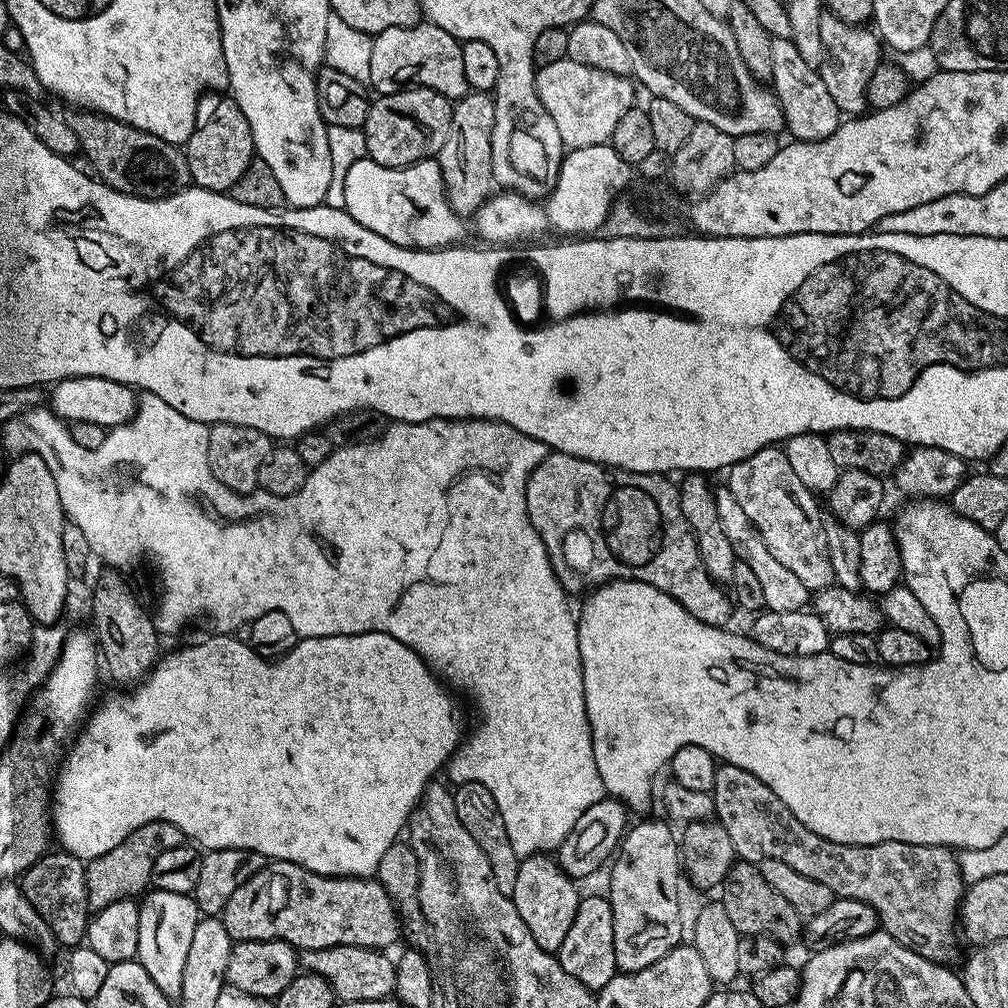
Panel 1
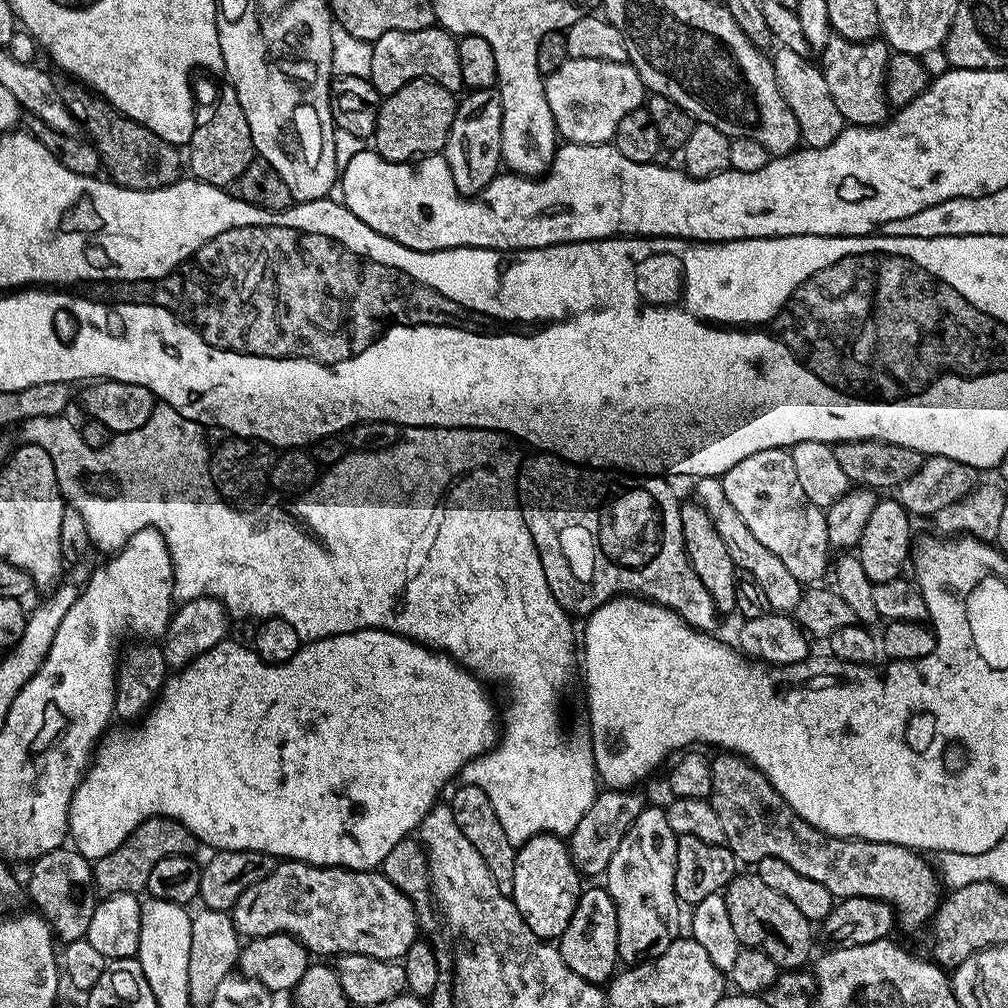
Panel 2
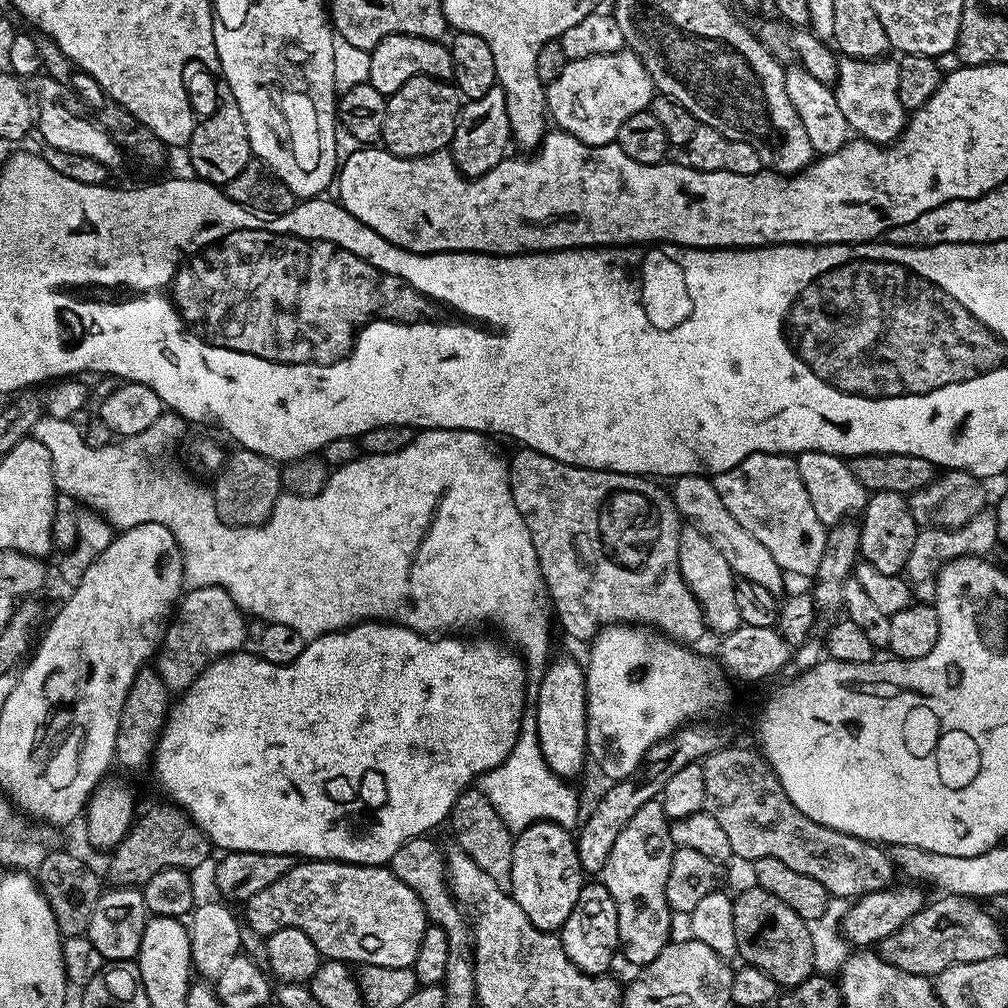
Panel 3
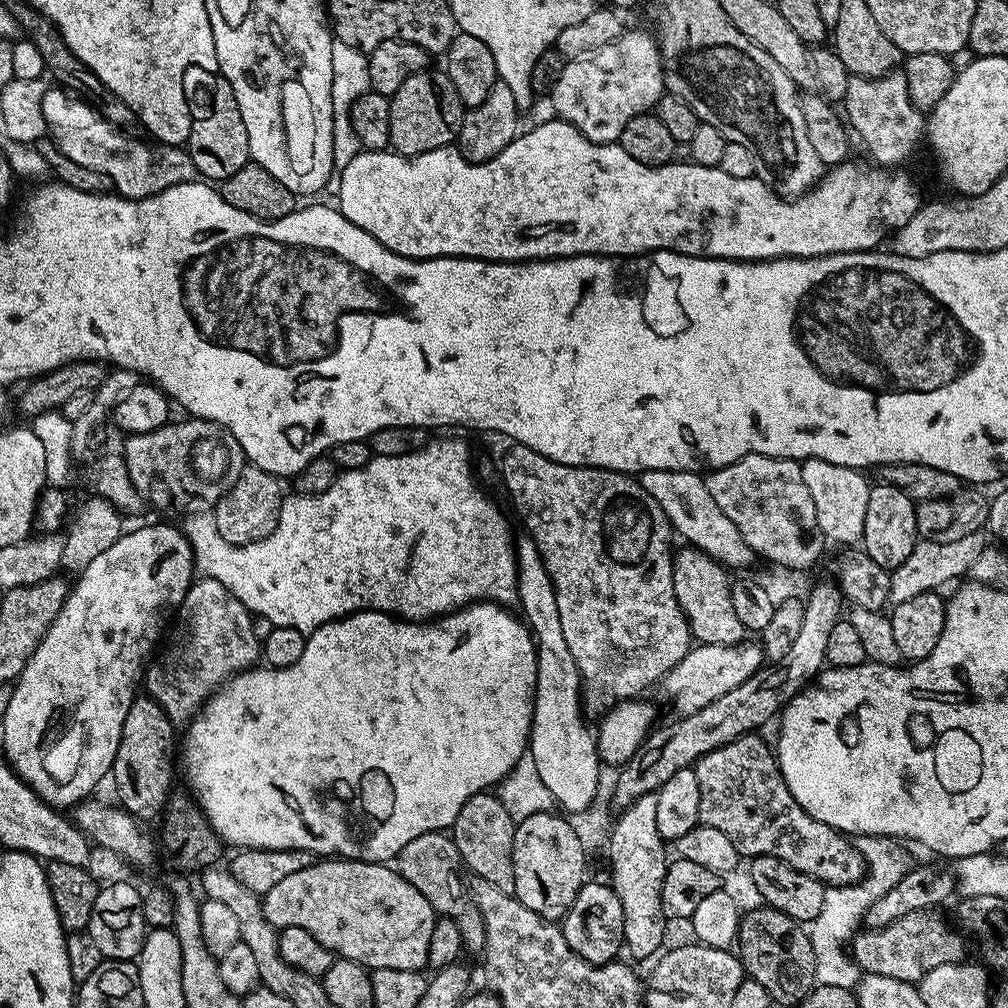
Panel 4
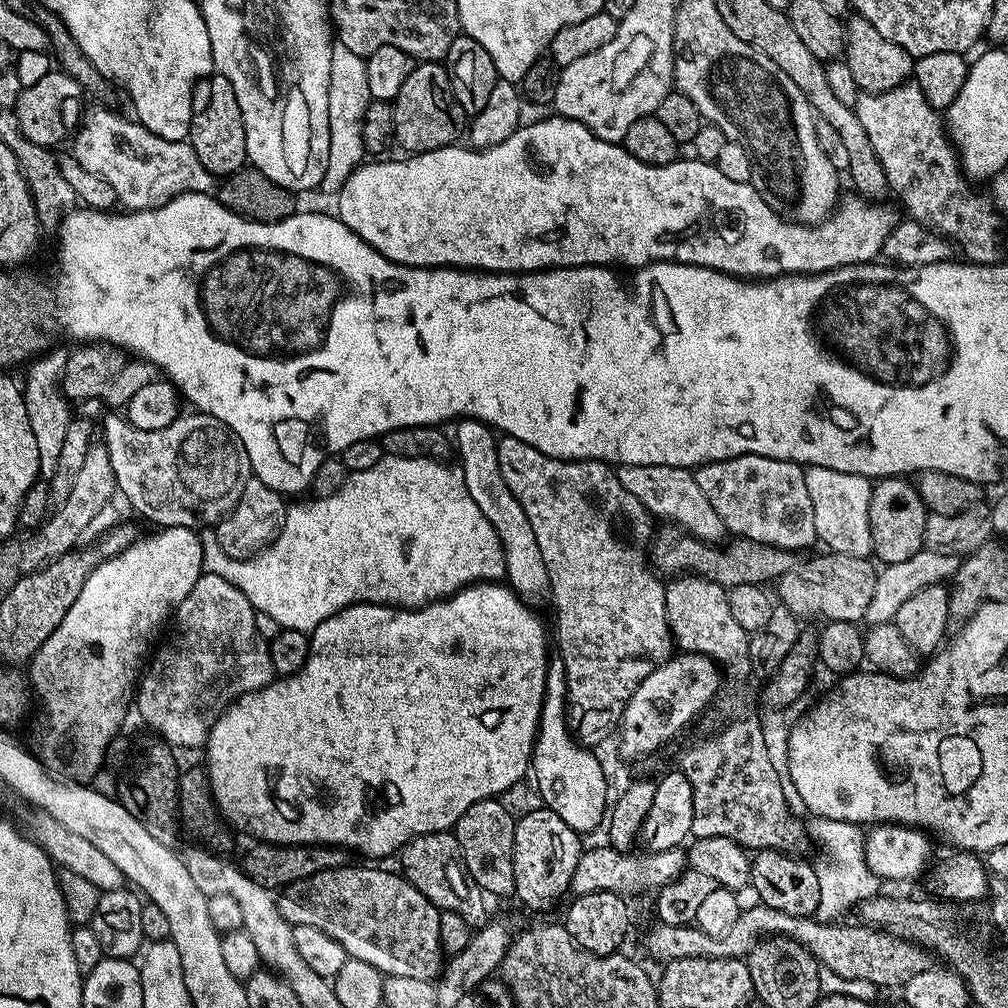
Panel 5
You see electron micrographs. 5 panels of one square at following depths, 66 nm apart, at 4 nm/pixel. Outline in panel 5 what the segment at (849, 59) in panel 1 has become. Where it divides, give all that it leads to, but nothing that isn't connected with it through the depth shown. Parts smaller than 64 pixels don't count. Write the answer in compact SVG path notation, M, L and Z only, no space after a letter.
M905 82L894 86L894 90L861 92L854 107L866 135L870 137L870 146L874 146L874 154L878 154L878 162L882 162L891 195L896 195L904 203L904 208L908 211L905 213L917 220L923 228L930 228L939 236L947 238L959 251L961 248L965 261L997 264L1005 259L1004 236L1000 233L1005 221L996 209L991 195L983 196L972 189L975 187L960 167L960 158L949 137L945 117L934 106L930 106L930 102L926 102L926 94L922 94L920 87L915 82Z

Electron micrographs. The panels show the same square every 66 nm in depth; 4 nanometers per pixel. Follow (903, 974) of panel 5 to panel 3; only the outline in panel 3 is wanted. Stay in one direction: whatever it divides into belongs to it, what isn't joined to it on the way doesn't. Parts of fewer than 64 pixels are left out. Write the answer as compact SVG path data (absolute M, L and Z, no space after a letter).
M945 894L939 898L933 904L925 903L896 933L879 943L878 955L884 961L903 972L935 978L950 966L978 962L1005 951L1004 932L997 917L991 911L983 912L979 899Z

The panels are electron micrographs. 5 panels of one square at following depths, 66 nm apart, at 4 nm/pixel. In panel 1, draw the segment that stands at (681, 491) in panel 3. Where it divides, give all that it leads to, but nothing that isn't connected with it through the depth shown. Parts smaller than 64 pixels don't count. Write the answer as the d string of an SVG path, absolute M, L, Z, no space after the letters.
M726 486L717 487L715 493L718 518L722 518L722 530L726 534L726 538L730 538L730 546L734 546L737 561L747 564L751 570L754 570L755 577L762 585L765 598L764 608L770 612L807 609L810 604L810 589L802 586L802 581L791 570L786 570L786 566L782 566L782 562L778 562L778 558L774 558L774 554L770 554L770 546L766 546L762 534L758 534L754 522L750 522L750 518L746 518L746 510L742 510L738 498L734 498L734 494L730 494L730 490Z

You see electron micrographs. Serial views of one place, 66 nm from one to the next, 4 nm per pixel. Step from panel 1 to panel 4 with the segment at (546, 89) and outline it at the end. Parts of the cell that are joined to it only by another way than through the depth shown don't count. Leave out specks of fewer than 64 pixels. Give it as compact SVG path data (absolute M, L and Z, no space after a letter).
M624 30L610 46L567 61L550 101L559 119L573 124L596 144L610 144L619 141L630 118L651 113L665 92L660 50L653 33Z

